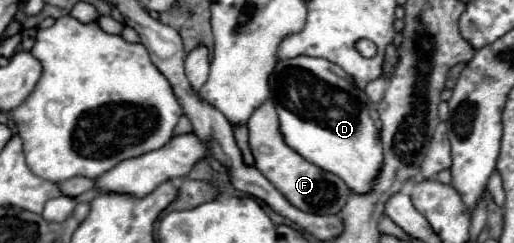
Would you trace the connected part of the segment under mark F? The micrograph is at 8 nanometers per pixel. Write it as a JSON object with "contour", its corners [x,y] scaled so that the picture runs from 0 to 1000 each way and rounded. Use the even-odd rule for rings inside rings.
{"contour":[[[519,412],[492,461],[492,477],[481,502],[481,527],[484,527],[484,609],[492,626],[496,683],[508,700],[508,716],[516,716],[516,733],[523,733],[523,749],[531,749],[531,765],[570,848],[609,881],[663,872],[663,856],[671,848],[671,815],[679,815],[679,774],[660,724],[636,700],[625,700],[621,683],[586,650],[570,609],[554,601],[554,576],[547,568],[547,543],[539,519],[539,461],[531,420]]]}

